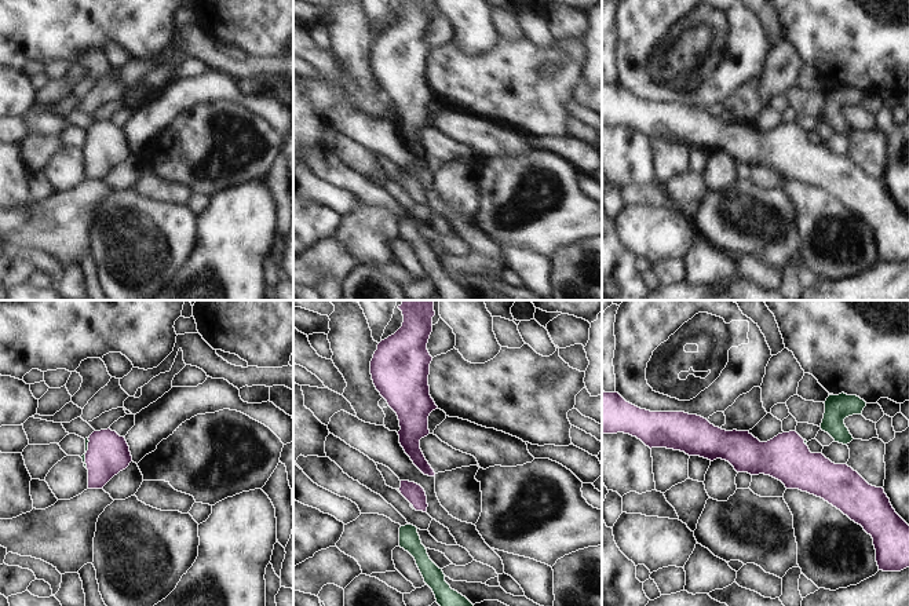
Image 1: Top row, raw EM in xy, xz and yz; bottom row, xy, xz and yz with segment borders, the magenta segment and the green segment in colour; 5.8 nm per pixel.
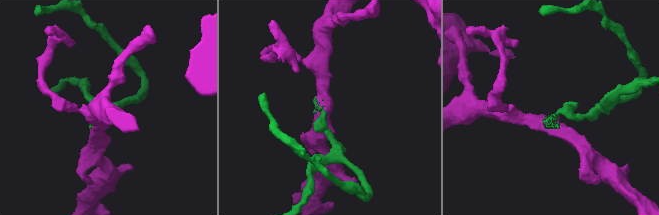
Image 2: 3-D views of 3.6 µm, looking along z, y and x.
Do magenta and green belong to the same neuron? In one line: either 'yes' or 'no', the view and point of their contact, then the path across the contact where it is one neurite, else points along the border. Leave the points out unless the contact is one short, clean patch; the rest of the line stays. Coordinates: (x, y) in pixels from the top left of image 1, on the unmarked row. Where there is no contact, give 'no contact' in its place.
yes; meets magenta in xy at (87, 143); runs through xy (108, 145), (87, 143), (87, 132)

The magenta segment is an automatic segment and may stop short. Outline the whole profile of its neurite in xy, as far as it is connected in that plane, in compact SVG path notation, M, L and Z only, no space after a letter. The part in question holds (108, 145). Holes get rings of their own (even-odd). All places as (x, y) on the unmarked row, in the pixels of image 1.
M110 120L94 123L85 129L85 145L81 150L88 161L88 180L103 180L132 153L125 129Z

